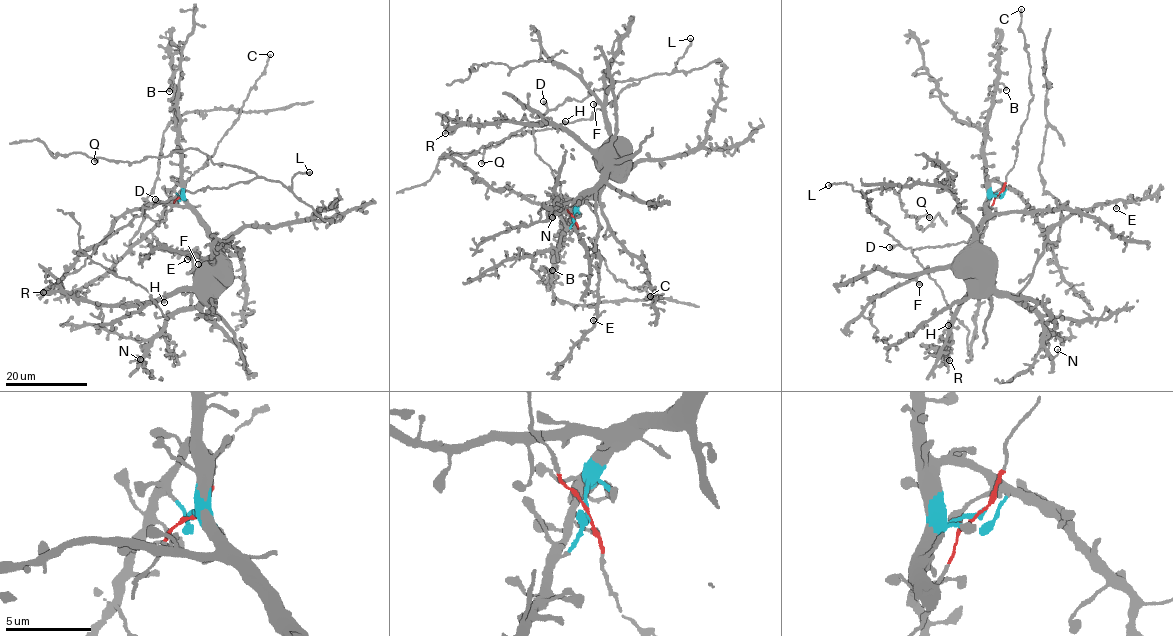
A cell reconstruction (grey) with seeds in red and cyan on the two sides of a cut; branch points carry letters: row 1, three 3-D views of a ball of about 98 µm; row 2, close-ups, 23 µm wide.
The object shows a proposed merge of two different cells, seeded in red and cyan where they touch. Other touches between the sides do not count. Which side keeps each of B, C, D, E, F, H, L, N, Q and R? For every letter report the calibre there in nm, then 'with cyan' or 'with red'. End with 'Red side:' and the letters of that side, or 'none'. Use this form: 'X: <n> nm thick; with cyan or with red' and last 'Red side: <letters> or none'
B: 480 nm thick; with cyan
C: 170 nm thick; with red
D: 550 nm thick; with red
E: 480 nm thick; with cyan
F: 400 nm thick; with cyan
H: 360 nm thick; with cyan
L: 400 nm thick; with red
N: 380 nm thick; with cyan
Q: 500 nm thick; with red
R: 320 nm thick; with cyan
Red side: C, D, L, Q

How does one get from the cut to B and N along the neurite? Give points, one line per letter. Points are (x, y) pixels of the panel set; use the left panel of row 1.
B: (180, 196), (181, 160), (174, 85), (171, 83), (169, 92)
N: (180, 196), (205, 228), (206, 236), (215, 243), (215, 253), (199, 303), (171, 315), (140, 359)

